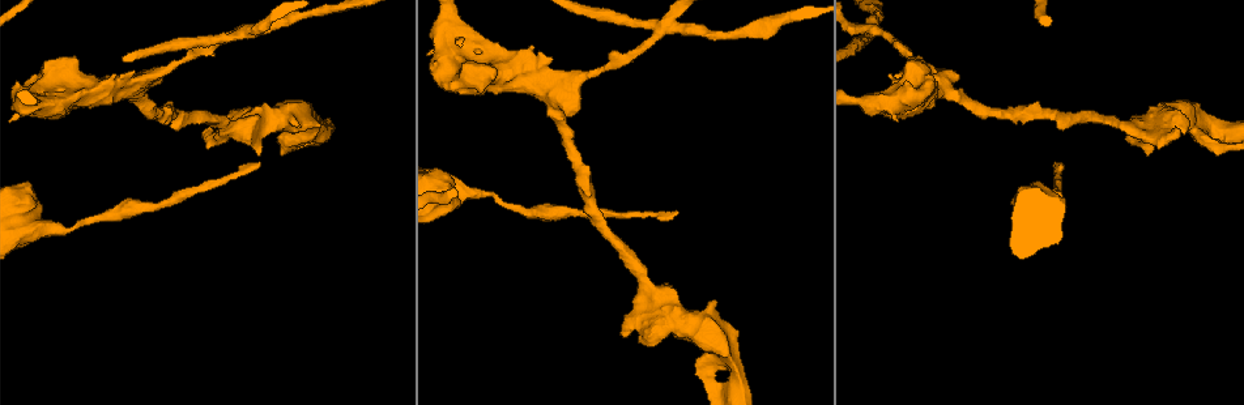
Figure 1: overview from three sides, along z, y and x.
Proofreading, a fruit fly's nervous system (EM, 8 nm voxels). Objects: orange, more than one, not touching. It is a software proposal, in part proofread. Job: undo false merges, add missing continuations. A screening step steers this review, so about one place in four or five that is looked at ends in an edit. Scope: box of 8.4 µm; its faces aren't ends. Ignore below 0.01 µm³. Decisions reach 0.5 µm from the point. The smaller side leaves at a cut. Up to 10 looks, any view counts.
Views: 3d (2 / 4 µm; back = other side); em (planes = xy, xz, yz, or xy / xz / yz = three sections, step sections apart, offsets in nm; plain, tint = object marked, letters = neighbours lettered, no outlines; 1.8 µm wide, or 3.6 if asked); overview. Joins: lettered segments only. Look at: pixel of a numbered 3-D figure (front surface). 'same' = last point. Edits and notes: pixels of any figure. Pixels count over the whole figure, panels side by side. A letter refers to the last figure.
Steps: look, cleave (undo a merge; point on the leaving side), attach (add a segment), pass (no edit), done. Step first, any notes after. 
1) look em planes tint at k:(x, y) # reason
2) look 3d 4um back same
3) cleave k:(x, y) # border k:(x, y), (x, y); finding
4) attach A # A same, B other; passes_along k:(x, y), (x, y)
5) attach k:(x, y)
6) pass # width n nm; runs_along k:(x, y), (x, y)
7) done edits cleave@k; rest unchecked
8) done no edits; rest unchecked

look em planes plain at 1:(441, 50) # abrupt turn

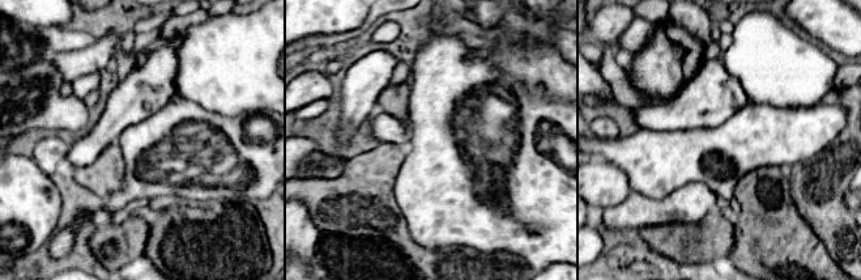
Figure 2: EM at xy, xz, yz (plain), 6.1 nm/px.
look em planes letters same

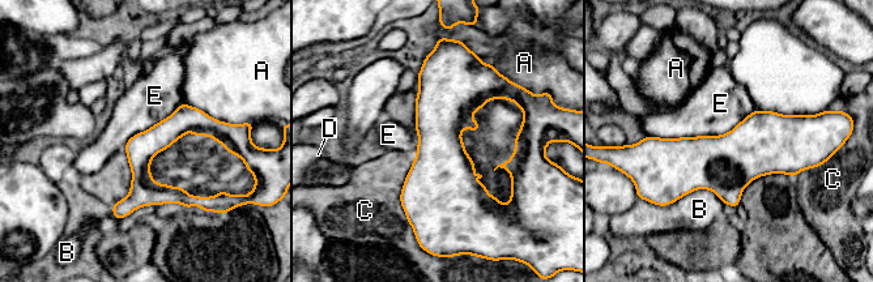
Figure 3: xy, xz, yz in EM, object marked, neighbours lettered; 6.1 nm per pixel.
pass # A other, B other, C other, D other, E other; border 3:(754, 109), (724, 133), (647, 136); continuous, no second neuron

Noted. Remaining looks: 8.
look em planes letters at 1:(260, 163) # long arm stops here

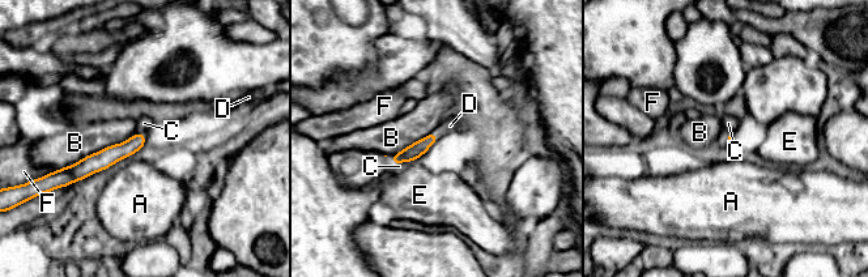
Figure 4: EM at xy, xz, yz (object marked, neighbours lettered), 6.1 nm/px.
attach D # A other, B other, C other, D same, E other, F other; passes_along 4:(413, 152), (434, 135), (450, 126); it goes on there

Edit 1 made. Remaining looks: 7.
look overview # redraw

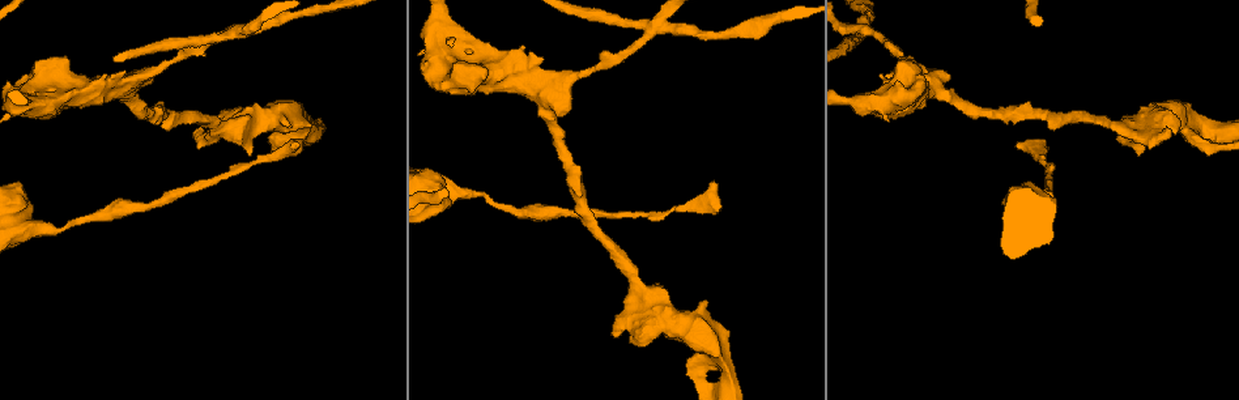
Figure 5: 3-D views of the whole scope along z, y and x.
look 3d 2um at 5:(867, 32) # four or more arms meet

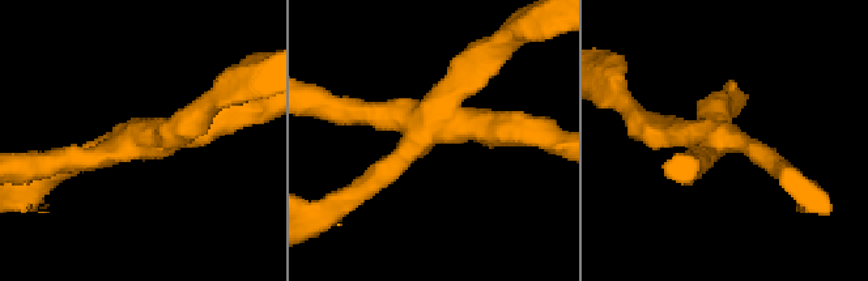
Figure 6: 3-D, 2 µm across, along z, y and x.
look em planes letters at 6:(723, 137) # arms 4

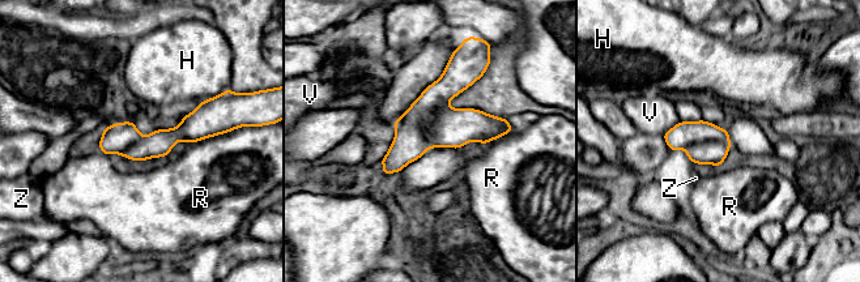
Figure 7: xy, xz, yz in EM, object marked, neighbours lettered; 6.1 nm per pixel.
cleave 7:(450, 127) # H other, R other, V other, Z other; part_leaving 7:(214, 127), (194, 127), (126, 153); a second neuron is stuck on

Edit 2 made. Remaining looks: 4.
look em planes letters at 5:(930, 94) # thick turns thin

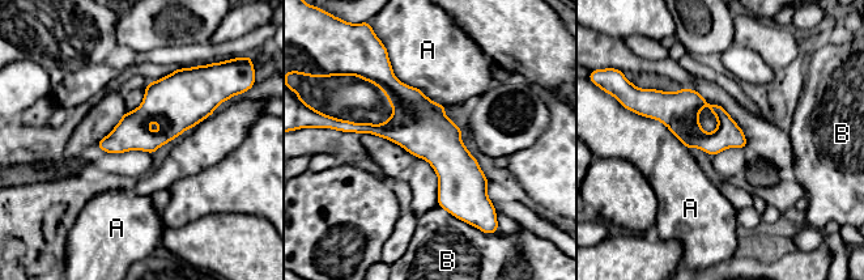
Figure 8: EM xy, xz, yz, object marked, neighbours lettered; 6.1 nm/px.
pass # width 160 nm; longest_contact A 460 nm; A other, B other; all the same neuron

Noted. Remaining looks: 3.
done edits attach@4, cleave@7; rest unchecked

